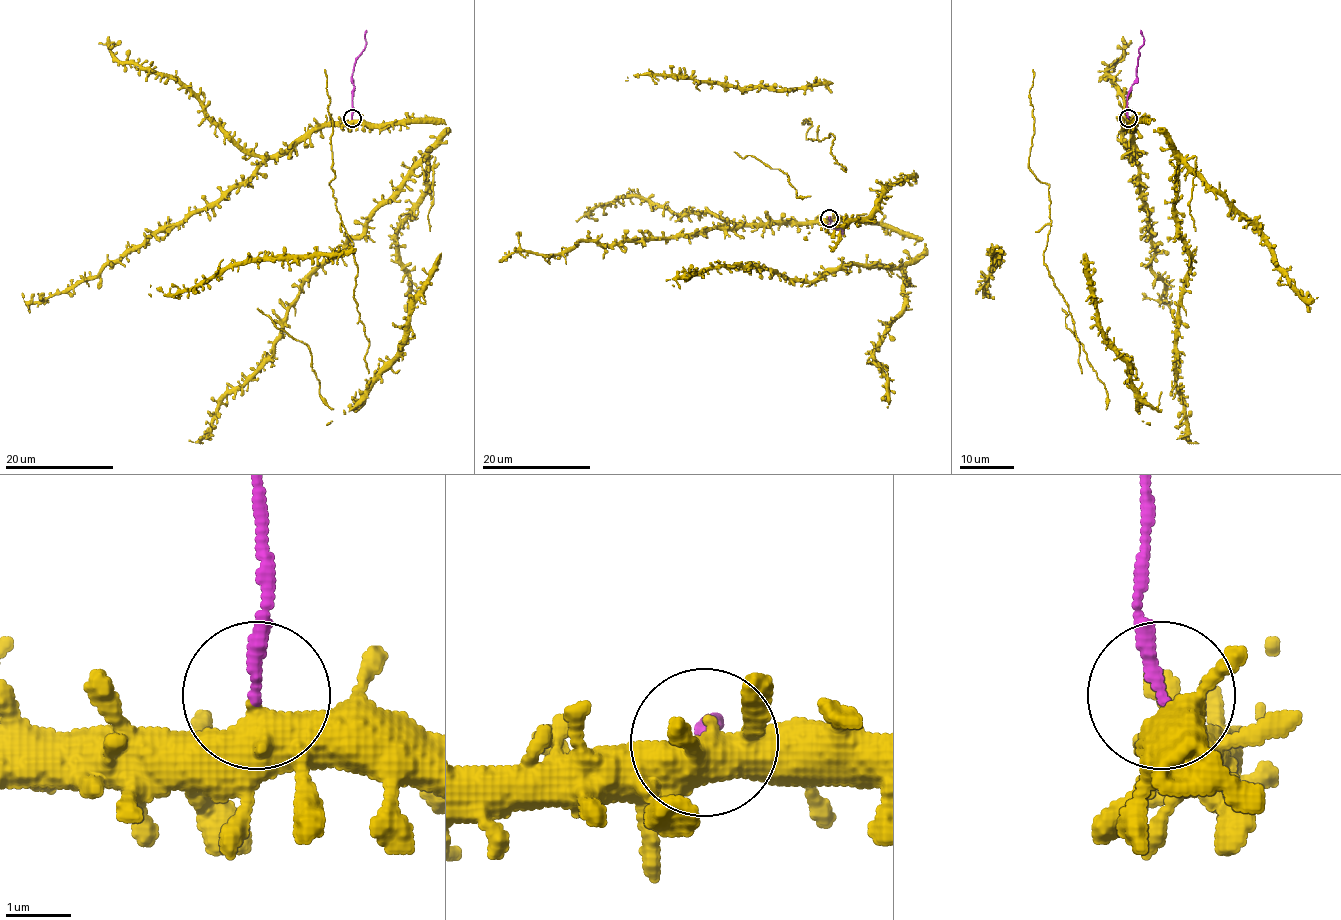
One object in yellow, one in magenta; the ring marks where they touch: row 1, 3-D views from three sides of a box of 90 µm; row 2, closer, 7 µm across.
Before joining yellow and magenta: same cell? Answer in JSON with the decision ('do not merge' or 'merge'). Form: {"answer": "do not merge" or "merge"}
{"answer": "do not merge"}

